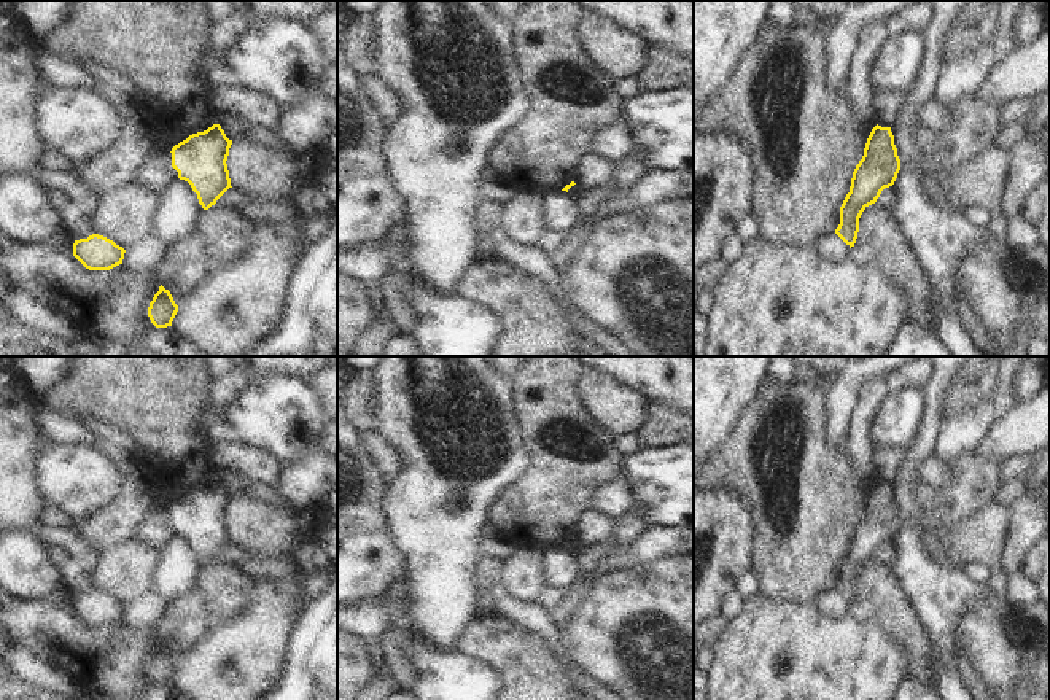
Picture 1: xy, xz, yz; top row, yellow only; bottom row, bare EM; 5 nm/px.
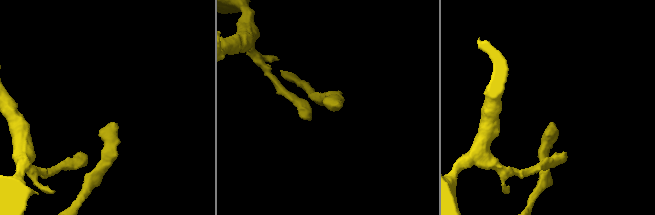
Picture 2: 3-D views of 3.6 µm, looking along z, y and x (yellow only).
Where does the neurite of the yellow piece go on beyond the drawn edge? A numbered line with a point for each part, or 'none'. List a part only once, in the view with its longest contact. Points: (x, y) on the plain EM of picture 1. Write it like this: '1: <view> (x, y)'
none

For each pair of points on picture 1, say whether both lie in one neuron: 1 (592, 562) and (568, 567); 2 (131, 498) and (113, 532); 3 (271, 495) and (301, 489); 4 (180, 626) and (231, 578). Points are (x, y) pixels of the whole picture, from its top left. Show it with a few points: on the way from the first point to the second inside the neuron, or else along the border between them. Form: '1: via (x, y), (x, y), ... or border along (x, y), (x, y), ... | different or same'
1: border along (579, 556), (581, 576), (567, 592) | different
2: via (131, 506), (118, 524) | same
3: border along (276, 489), (290, 501) | different
4: via (193, 616), (218, 591) | same

